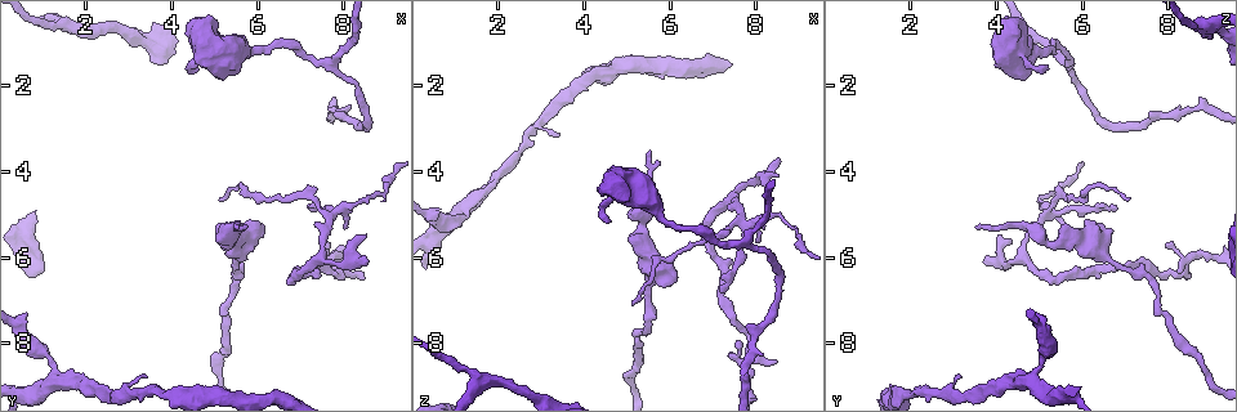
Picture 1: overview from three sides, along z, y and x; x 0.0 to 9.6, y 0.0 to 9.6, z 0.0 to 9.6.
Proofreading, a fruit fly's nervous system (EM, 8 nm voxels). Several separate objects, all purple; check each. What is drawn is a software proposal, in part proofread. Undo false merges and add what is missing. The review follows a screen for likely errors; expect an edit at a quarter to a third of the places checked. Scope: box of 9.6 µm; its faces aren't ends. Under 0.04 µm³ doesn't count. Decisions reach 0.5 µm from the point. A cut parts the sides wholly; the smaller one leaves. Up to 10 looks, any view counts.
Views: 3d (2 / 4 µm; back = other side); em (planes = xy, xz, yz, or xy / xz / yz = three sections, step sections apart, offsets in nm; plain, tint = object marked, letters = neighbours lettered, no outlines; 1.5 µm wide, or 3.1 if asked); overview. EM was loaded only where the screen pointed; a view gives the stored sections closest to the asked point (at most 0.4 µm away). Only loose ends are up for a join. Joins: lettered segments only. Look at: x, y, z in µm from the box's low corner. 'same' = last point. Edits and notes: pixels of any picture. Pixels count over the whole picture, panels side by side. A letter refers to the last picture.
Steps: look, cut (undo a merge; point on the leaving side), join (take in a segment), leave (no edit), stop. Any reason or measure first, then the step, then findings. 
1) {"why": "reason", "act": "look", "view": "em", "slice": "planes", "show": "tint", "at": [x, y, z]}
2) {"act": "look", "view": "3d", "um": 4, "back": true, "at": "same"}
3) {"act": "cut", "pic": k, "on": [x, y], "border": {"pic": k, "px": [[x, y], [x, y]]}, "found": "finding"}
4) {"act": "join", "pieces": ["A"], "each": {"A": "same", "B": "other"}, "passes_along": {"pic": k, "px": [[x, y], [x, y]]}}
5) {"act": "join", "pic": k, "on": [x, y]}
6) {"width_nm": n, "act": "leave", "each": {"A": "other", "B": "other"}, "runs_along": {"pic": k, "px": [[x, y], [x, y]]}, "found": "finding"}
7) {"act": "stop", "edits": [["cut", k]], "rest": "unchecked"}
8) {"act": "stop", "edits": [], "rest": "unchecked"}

{"why": "branch stops here", "act": "look", "view": "3d", "um": 2, "at": [3.45, 8.85, 3.10]}

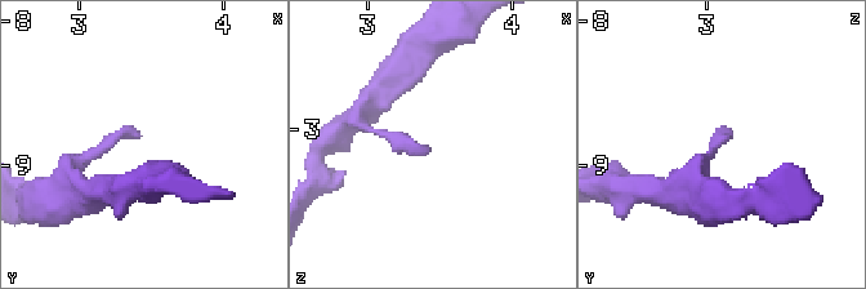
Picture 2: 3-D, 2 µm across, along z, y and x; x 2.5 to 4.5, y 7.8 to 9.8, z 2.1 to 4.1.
{"why": "need the tissue", "act": "look", "view": "em", "slice": "planes", "show": "letters", "at": [3.44, 8.80, 3.14]}

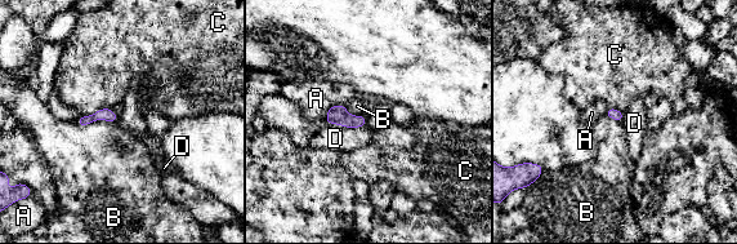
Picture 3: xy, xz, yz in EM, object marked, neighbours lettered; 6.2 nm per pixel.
{"act": "leave", "each": {"A": "other", "B": "other", "C": "other", "D": "other"}, "border": {"pic": 3, "px": [[117, 120], [75, 122]]}, "found": "none of them fits"}

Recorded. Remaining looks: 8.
{"why": "free end", "act": "look", "view": "em", "slice": "xy", "step": 4, "show": "letters", "at": [8.60, 6.10, 3.70]}

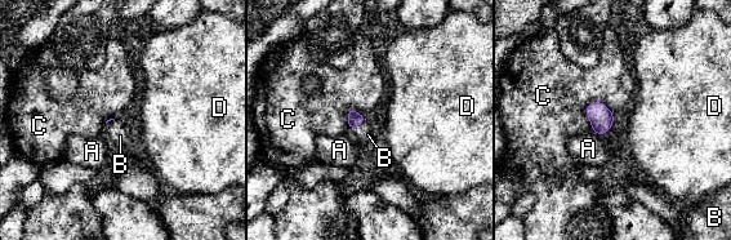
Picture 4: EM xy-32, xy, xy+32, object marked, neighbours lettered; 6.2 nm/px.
{"act": "join", "pieces": ["B"], "each": {"A": "other", "B": "same", "C": "other", "D": "other"}, "passes_along": {"pic": 4, "px": [[355, 119], [357, 125], [362, 133]]}, "found": "the cell continues"}

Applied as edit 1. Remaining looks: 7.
{"why": "sharp bend", "act": "look", "view": "em", "slice": "xy", "step": 4, "show": "tint", "at": [5.70, 5.85, 6.45]}

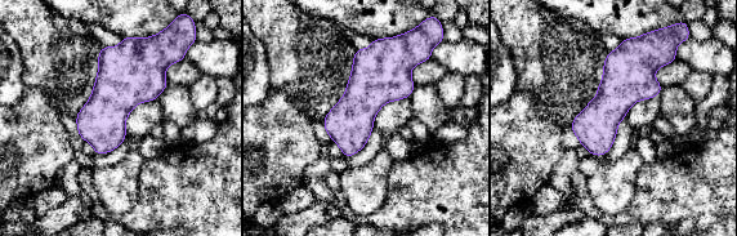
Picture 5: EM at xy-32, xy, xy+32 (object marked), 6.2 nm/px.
{"why": "another direction", "act": "look", "view": "em", "slice": "planes", "show": "letters", "at": "same"}

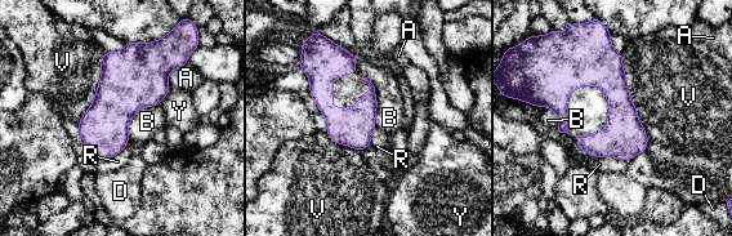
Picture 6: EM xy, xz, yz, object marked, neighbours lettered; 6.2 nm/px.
{"act": "leave", "each": {"A": "other", "B": "other", "D": "other", "R": "other", "V": "other", "Y": "other"}, "found": "continuous, no second cell"}

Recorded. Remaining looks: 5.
{"why": "an open end", "act": "look", "view": "em", "slice": "planes", "show": "letters", "at": [4.55, 1.50, 5.15]}

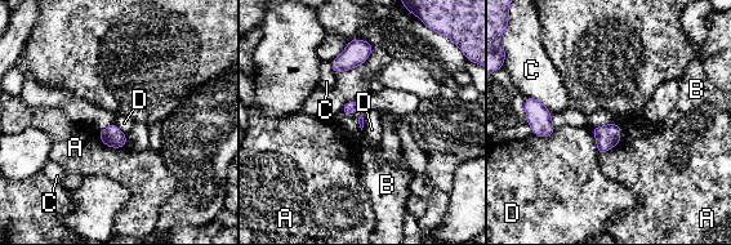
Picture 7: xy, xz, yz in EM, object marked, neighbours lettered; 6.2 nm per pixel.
{"act": "leave", "each": {"A": "other", "B": "other", "C": "other", "D": "other"}, "border": {"pic": 7, "px": [[589, 128], [598, 154]]}, "found": "no lettered segment goes on from it"}

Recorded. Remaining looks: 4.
{"act": "stop", "edits": [["join", 4]], "rest": "unchecked"}

